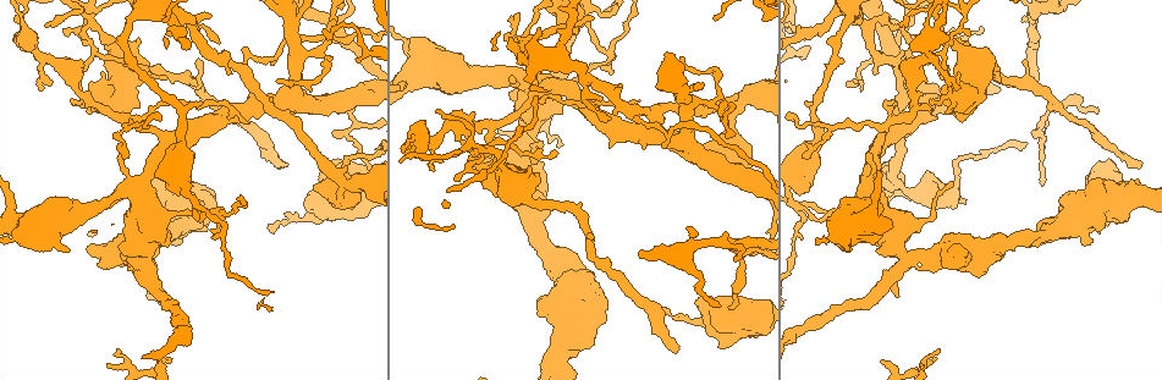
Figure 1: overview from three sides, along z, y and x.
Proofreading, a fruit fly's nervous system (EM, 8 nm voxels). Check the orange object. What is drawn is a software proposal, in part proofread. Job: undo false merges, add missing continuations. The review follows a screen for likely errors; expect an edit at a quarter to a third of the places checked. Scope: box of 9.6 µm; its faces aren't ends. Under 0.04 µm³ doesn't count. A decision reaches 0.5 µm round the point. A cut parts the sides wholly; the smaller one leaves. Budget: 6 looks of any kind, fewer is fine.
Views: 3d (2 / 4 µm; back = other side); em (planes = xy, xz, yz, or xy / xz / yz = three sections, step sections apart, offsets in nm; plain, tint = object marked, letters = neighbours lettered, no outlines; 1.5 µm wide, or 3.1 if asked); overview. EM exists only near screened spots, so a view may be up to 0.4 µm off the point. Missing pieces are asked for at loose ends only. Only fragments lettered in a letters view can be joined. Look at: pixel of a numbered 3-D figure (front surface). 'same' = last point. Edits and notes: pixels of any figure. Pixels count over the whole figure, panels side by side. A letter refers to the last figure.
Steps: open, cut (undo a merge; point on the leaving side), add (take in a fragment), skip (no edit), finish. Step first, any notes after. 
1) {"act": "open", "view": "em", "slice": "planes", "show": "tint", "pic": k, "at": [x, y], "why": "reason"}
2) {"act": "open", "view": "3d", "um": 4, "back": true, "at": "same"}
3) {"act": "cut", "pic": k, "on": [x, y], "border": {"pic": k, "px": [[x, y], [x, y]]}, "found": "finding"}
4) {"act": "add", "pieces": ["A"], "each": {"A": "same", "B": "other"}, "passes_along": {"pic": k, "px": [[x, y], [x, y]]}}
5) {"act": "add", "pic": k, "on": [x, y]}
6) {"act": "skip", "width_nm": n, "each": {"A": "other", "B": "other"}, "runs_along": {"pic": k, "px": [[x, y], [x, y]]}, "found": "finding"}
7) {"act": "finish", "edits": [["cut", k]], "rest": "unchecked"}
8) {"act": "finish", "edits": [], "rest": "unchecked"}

{"act": "open", "view": "3d", "um": 2, "pic": 1, "at": [612, 57], "why": "abrupt turn"}

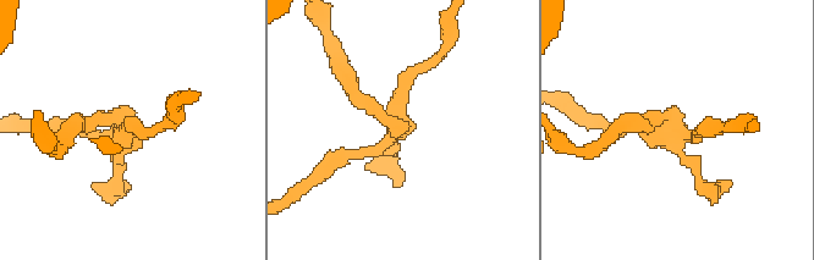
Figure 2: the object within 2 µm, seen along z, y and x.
{"act": "open", "view": "em", "slice": "planes", "show": "letters", "pic": 2, "at": [119, 131], "why": "need the tissue"}

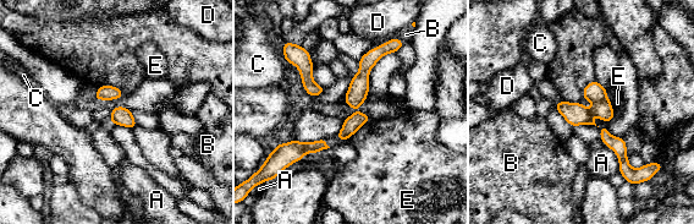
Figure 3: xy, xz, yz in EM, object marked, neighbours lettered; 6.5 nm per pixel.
{"act": "cut", "pic": 3, "on": [593, 91], "each": {"A": "other", "B": "other", "C": "other", "D": "other", "E": "other"}, "border": {"pic": 3, "px": [[606, 97], [594, 103]]}, "found": "a second neuron is stuck on"}

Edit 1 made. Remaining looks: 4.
{"act": "open", "view": "em", "slice": "yz", "step": 4, "show": "tint", "pic": 1, "at": [946, 266], "why": "branch stops here"}

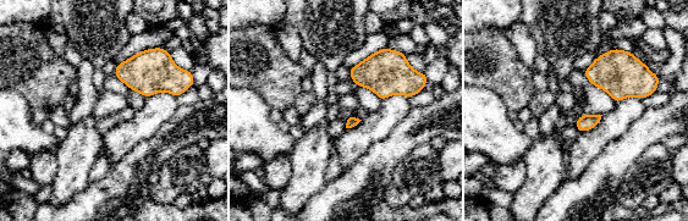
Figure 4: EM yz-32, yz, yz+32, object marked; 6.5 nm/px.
{"act": "open", "view": "em", "slice": "planes", "show": "letters", "at": "same"}

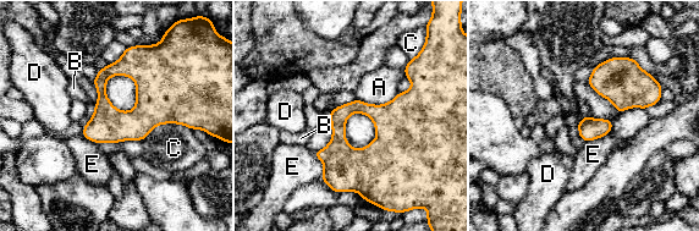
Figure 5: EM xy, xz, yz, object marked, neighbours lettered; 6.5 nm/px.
{"act": "skip", "each": {"A": "other", "B": "other", "C": "other", "D": "other", "E": "other"}, "border": {"pic": 5, "px": [[192, 128], [159, 124], [142, 141]]}, "found": "no lettered fragment goes on from it"}

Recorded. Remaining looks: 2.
{"act": "finish", "edits": [["cut", 3]], "rest": "unchecked"}

